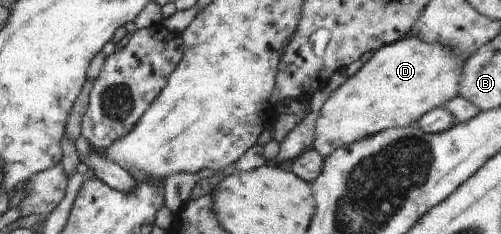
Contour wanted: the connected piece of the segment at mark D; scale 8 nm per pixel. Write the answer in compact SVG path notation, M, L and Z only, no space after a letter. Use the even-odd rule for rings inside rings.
M414 35L379 48L354 76L348 77L346 82L324 101L315 122L312 149L326 158L340 147L351 145L365 136L416 124L427 112L436 107L444 107L458 96L465 62L466 60L449 49L448 45L429 43Z

